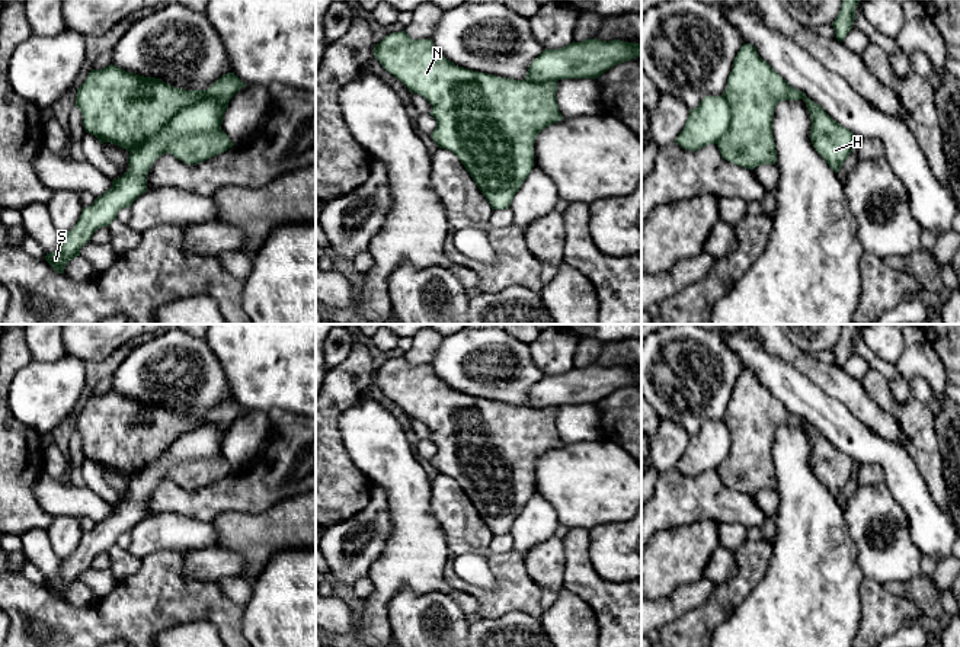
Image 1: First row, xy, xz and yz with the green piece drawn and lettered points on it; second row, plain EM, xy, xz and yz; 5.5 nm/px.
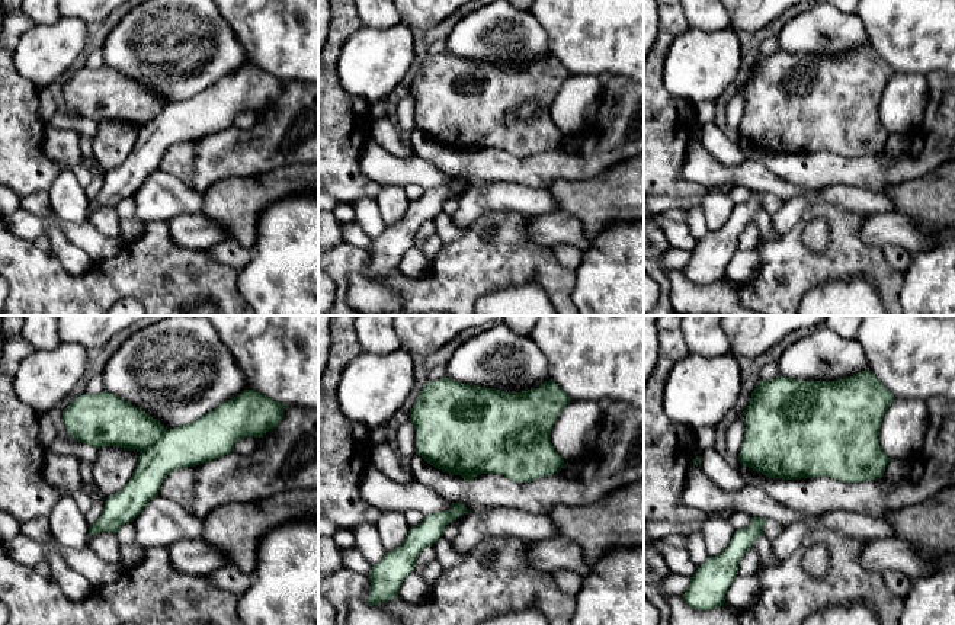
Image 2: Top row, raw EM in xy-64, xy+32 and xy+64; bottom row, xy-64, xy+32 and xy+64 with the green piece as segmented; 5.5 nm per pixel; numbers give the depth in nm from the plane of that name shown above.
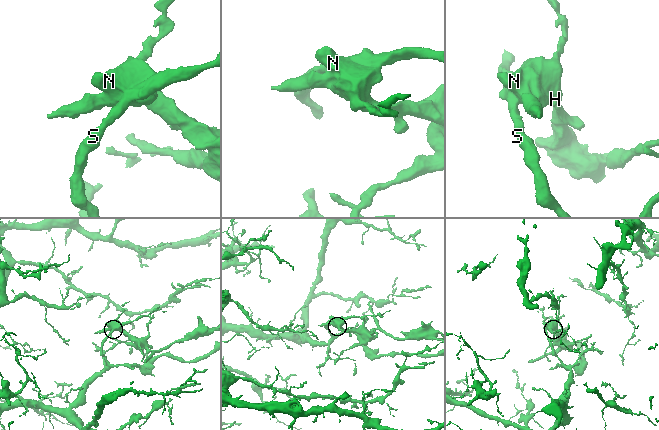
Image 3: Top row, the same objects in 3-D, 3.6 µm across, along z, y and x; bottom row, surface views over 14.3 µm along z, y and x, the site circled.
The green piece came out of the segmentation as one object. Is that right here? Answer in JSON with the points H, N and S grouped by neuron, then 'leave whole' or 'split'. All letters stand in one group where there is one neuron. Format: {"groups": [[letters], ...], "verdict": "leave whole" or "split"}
{"groups": [["H", "N"], ["S"]], "verdict": "split"}

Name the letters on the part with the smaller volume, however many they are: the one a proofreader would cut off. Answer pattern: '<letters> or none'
H, N

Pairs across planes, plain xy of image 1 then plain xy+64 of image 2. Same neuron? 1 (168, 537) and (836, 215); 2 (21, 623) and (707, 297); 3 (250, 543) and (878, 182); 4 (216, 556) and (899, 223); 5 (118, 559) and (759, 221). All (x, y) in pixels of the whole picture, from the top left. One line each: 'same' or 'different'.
1: different
2: different
3: different
4: same
5: same

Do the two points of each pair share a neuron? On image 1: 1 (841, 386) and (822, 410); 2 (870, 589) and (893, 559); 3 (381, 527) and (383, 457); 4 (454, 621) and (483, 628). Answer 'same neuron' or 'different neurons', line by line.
1: different neurons
2: different neurons
3: different neurons
4: different neurons

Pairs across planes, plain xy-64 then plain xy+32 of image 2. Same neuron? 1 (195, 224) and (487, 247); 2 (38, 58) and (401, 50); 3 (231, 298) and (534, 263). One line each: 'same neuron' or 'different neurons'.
1: different neurons
2: same neuron
3: same neuron

